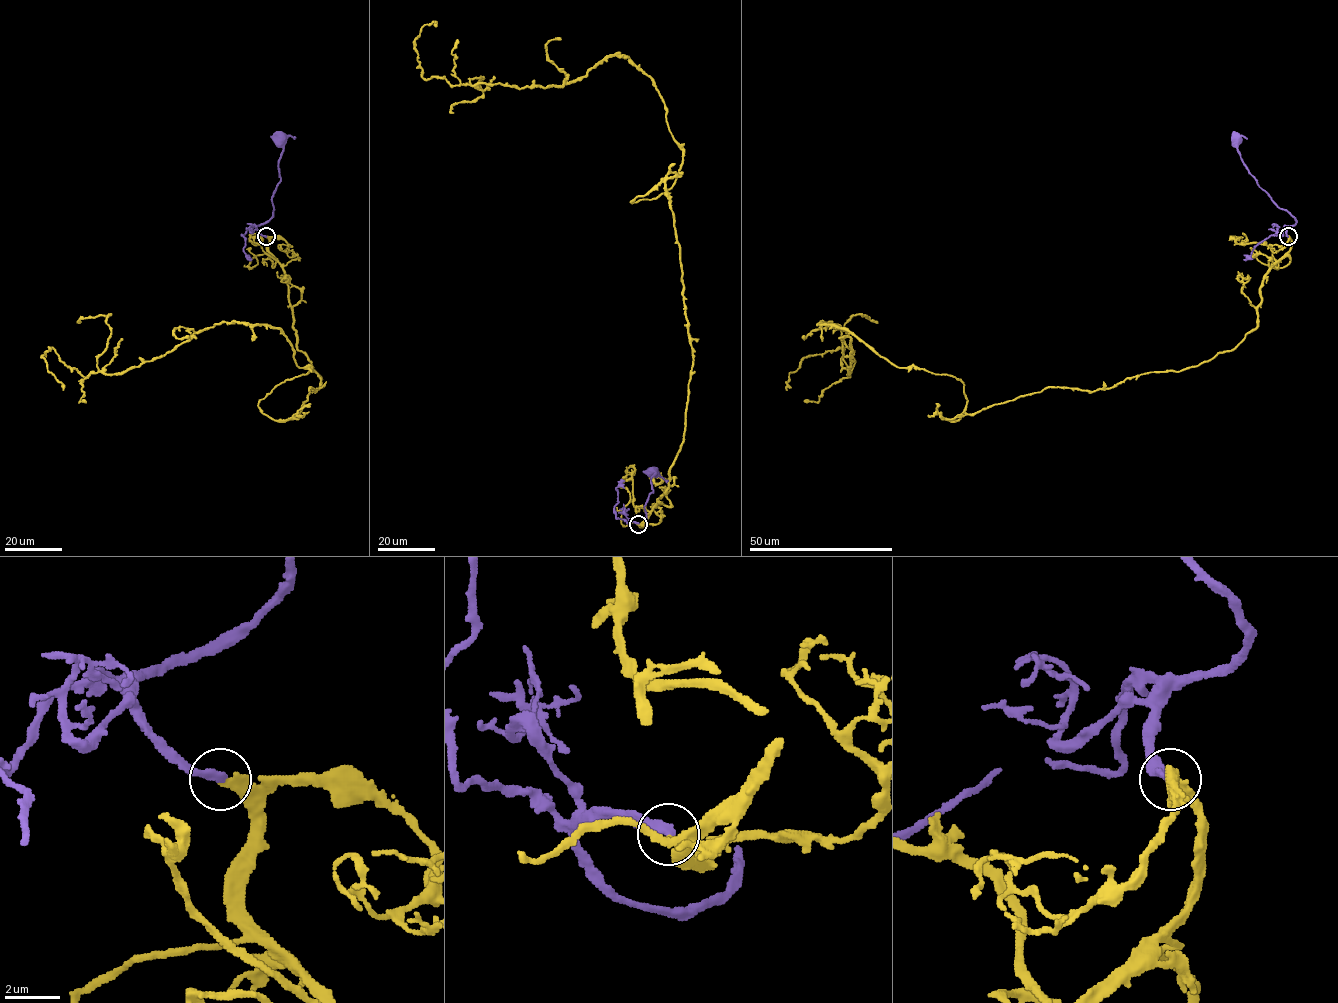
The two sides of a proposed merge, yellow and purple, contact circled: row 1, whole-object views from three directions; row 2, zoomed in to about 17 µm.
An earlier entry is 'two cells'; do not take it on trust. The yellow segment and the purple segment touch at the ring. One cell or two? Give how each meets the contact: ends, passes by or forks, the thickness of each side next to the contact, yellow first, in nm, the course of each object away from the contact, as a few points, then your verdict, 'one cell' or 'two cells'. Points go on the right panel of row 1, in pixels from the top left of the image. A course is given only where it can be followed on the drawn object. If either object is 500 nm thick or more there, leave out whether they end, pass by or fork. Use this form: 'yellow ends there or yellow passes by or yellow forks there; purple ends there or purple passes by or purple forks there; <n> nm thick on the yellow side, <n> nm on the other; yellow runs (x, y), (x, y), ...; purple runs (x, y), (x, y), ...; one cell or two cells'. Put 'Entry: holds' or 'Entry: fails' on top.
Entry: fails
yellow ends there; purple ends there; 320 nm thick on the yellow side, 320 nm on the other; yellow runs (1288, 237), (1257, 326), (1177, 371), (957, 420), (960, 379), (822, 321), (850, 377), (827, 351), (787, 390); purple runs (1288, 236), (1286, 231), (1296, 220), (1259, 187), (1242, 161), (1237, 140); one cell

